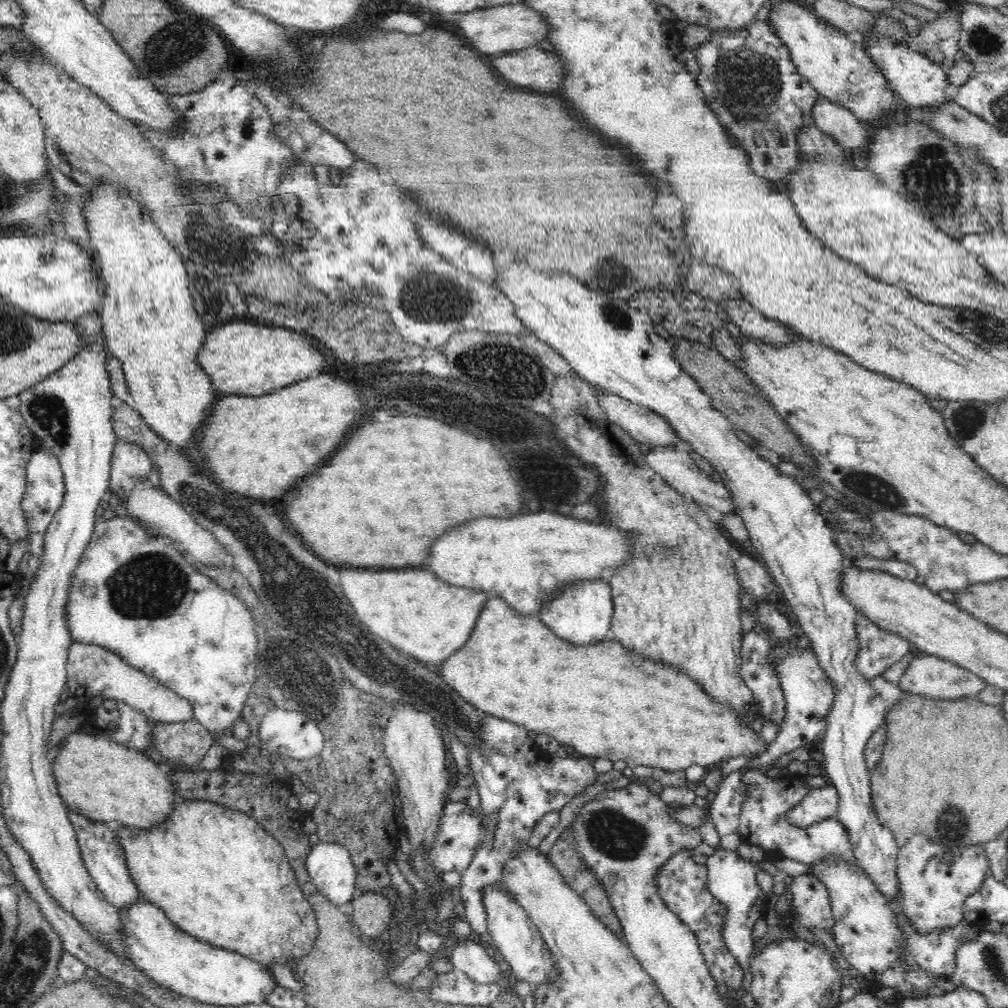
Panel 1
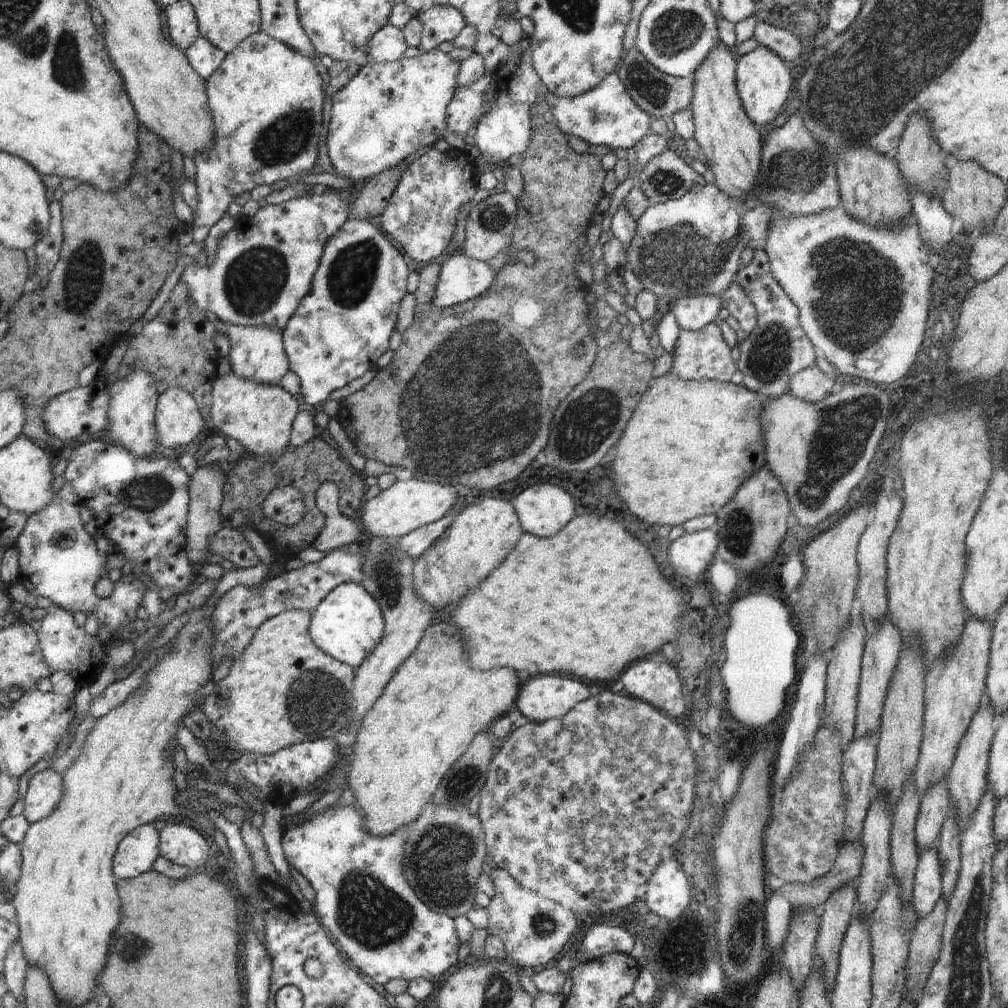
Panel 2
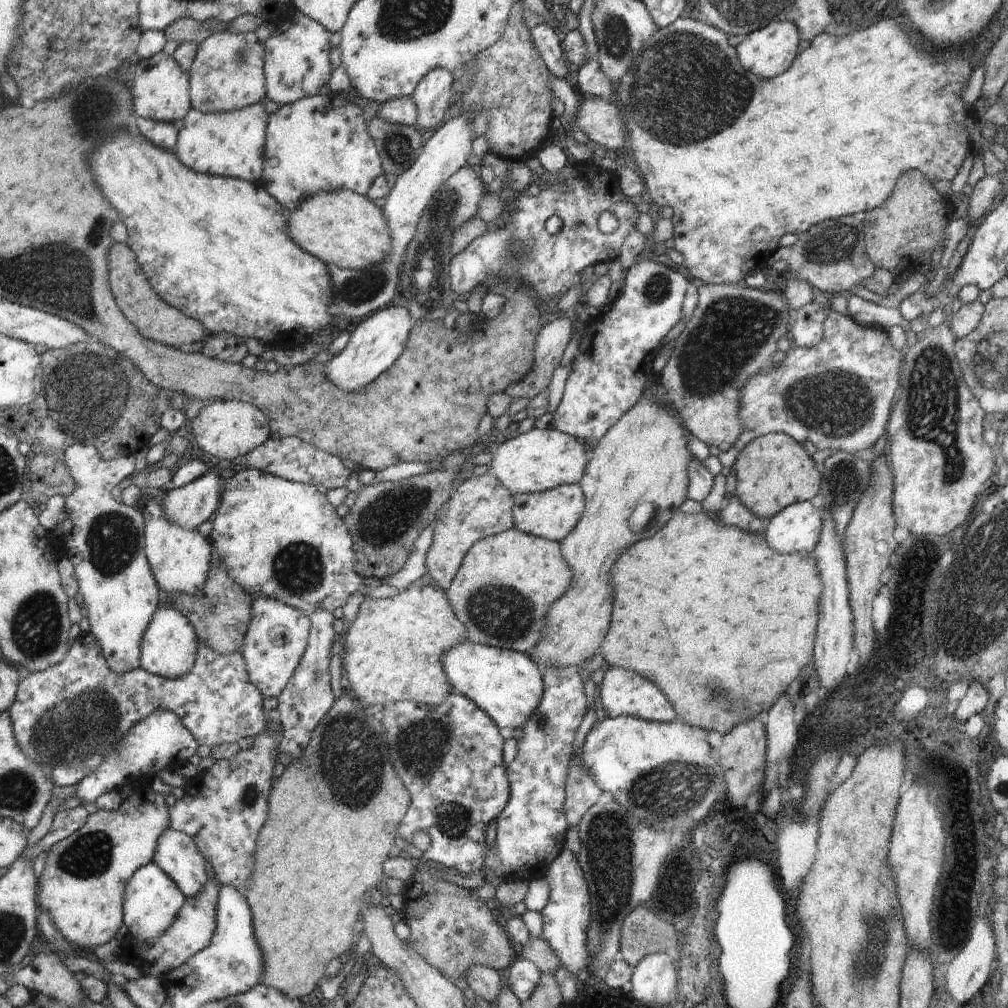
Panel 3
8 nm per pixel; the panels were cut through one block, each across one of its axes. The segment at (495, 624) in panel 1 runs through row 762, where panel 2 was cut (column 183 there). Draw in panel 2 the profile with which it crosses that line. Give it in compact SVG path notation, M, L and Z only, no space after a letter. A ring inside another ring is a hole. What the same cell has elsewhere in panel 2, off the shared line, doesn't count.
M194 608L185 612L190 614L190 619L182 627L174 639L177 640L175 648L170 651L168 656L164 656L162 662L158 662L156 668L148 674L148 690L142 690L142 694L136 694L130 698L130 702L126 702L124 706L111 710L108 714L100 717L94 729L88 734L84 748L80 756L76 759L74 764L68 768L68 770L62 772L63 778L63 793L59 805L45 818L35 823L29 823L28 830L26 831L23 843L24 846L21 852L23 863L21 866L21 875L15 884L11 887L14 891L14 898L10 899L10 902L16 909L16 922L19 931L19 942L23 948L23 955L26 959L28 966L42 969L44 974L50 981L51 989L58 1000L58 1004L66 1003L70 1007L81 1007L87 1002L90 1002L98 990L101 990L97 983L97 978L102 974L104 967L106 966L106 956L108 956L108 944L110 944L110 930L116 930L116 926L120 924L120 900L118 900L118 894L116 894L116 878L113 875L113 856L115 855L117 846L120 841L136 827L152 823L156 818L160 816L176 816L180 812L178 805L174 804L174 795L177 792L174 782L172 781L172 775L174 769L172 769L172 761L167 761L164 758L164 752L168 748L168 740L176 736L176 724L180 722L187 714L188 708L194 704L194 701L198 698L194 697L194 694L198 692L198 689L205 685L208 680L211 679L212 670L214 670L211 664L211 653L209 652L209 640L215 638L215 629L211 631L209 628L209 618L202 618L202 609Z

